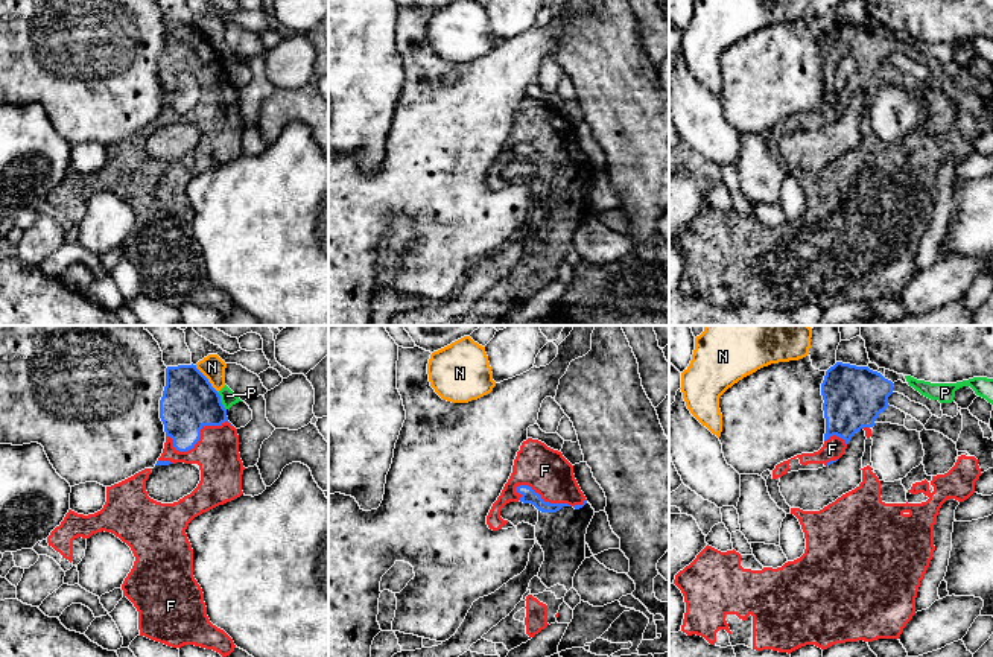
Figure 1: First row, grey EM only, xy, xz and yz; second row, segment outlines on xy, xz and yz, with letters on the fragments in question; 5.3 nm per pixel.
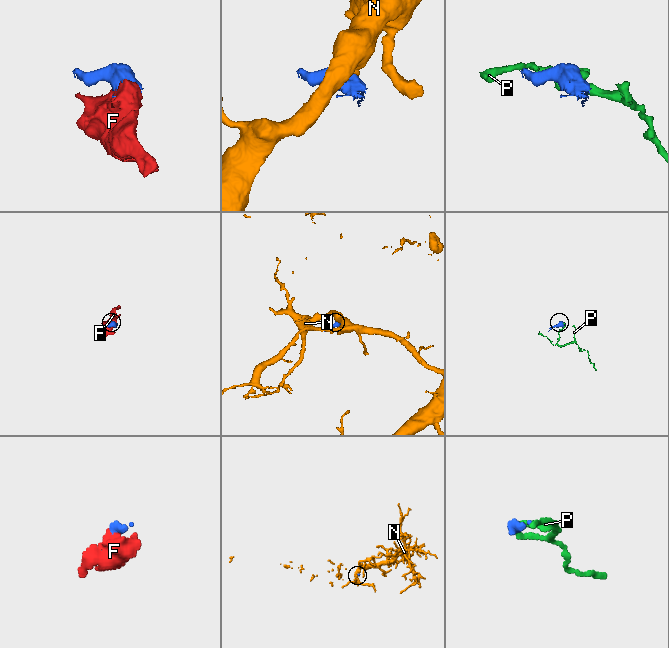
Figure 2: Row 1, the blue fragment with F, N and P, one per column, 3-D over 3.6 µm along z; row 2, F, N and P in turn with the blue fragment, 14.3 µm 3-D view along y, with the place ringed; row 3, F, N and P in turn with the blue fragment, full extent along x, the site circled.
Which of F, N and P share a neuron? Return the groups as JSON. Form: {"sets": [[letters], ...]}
{"sets": [["F"], ["N"], ["P"]]}

